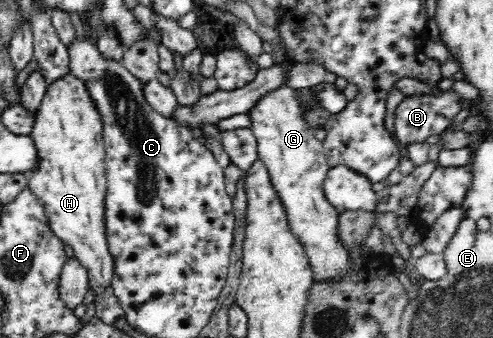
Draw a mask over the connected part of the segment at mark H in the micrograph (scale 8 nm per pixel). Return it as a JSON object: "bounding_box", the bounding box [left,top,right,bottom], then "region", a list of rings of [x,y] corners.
{"bounding_box":[27,72,113,294],"region":[[[71,72],[48,84],[36,116],[30,135],[40,159],[38,169],[27,177],[28,186],[42,199],[54,233],[72,247],[74,256],[87,269],[93,294],[99,294],[107,284],[112,284],[113,271],[104,229],[107,182],[103,116],[87,84]]]}

